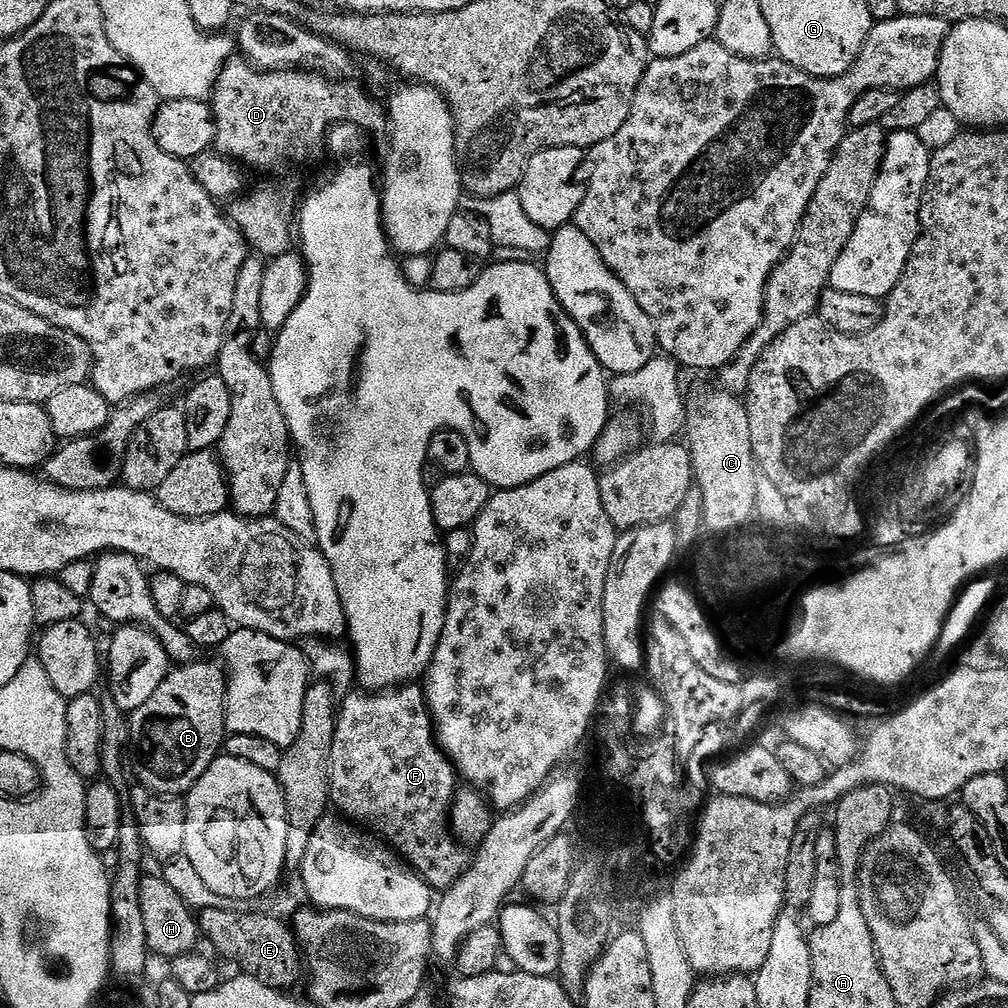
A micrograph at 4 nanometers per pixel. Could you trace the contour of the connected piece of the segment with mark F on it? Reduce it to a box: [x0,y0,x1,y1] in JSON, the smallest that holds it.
[328,682,469,890]

